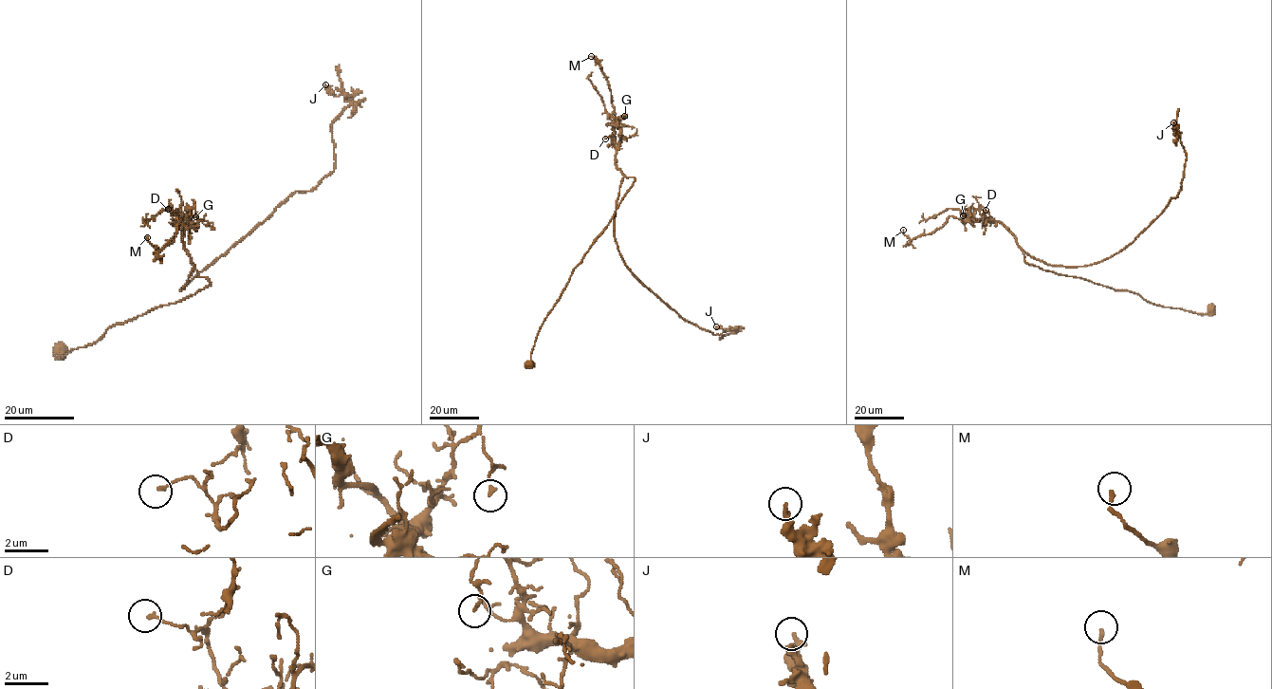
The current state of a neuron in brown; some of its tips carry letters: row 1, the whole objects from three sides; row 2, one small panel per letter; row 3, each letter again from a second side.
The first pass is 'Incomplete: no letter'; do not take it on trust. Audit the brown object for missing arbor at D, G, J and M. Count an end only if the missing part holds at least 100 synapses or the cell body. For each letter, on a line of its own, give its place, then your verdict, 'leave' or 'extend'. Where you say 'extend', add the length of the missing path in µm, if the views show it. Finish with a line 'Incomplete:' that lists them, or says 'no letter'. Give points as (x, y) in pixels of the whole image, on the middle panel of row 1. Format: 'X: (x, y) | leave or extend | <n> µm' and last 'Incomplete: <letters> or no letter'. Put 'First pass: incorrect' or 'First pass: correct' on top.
First pass: correct
D: (605, 139) | leave
G: (624, 116) | leave
J: (716, 326) | leave
M: (591, 56) | leave
Incomplete: no letter

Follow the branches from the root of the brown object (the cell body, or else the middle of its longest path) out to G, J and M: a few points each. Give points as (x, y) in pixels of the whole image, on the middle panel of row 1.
G: (529, 363), (543, 321), (635, 179), (624, 176), (616, 164), (620, 138), (617, 122), (624, 116)
J: (529, 363), (624, 176), (624, 265), (684, 320), (716, 326)
M: (529, 363), (543, 321), (635, 179), (617, 167), (620, 127), (612, 117), (607, 80), (591, 56)

